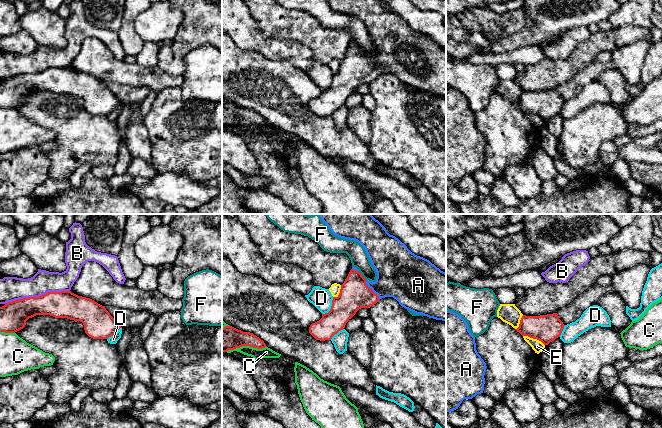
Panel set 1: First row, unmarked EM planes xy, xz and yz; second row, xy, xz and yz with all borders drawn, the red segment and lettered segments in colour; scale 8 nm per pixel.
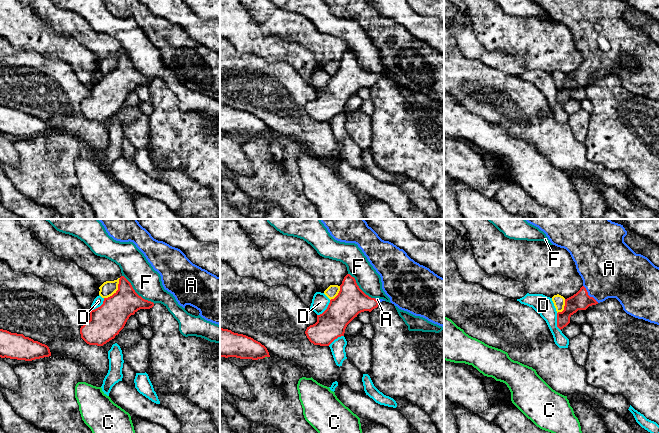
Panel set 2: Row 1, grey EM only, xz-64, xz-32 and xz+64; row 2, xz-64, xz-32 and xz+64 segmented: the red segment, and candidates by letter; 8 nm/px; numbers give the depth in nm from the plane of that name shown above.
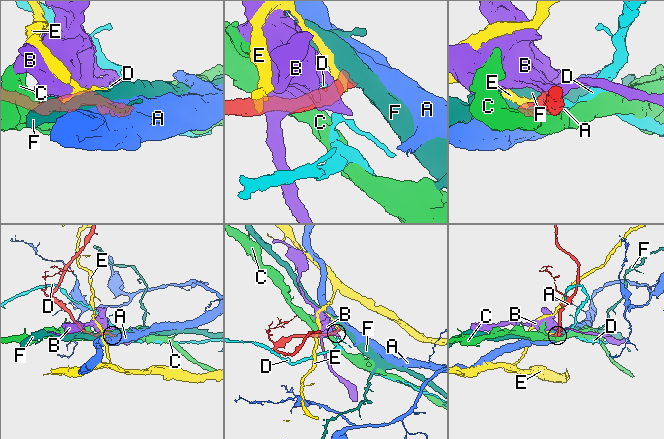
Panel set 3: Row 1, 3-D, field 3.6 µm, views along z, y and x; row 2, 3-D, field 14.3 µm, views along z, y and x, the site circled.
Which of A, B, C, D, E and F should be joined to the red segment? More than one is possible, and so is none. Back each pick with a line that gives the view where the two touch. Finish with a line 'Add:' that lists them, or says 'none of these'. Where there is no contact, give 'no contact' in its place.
A: contact in xz
Add: A

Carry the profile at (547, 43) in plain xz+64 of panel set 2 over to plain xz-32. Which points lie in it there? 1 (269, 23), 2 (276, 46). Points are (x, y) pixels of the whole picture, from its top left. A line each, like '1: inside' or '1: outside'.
1: inside
2: outside

